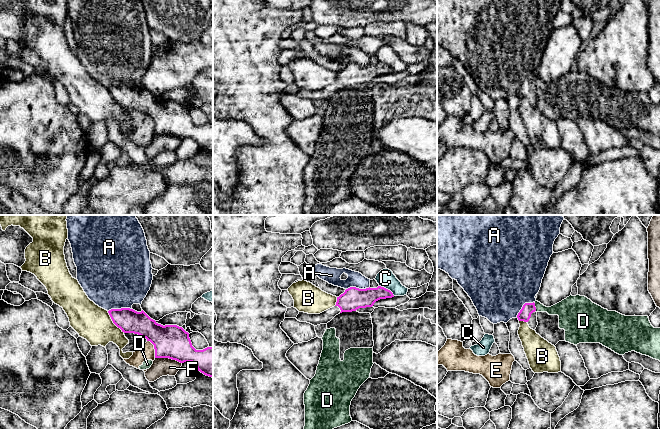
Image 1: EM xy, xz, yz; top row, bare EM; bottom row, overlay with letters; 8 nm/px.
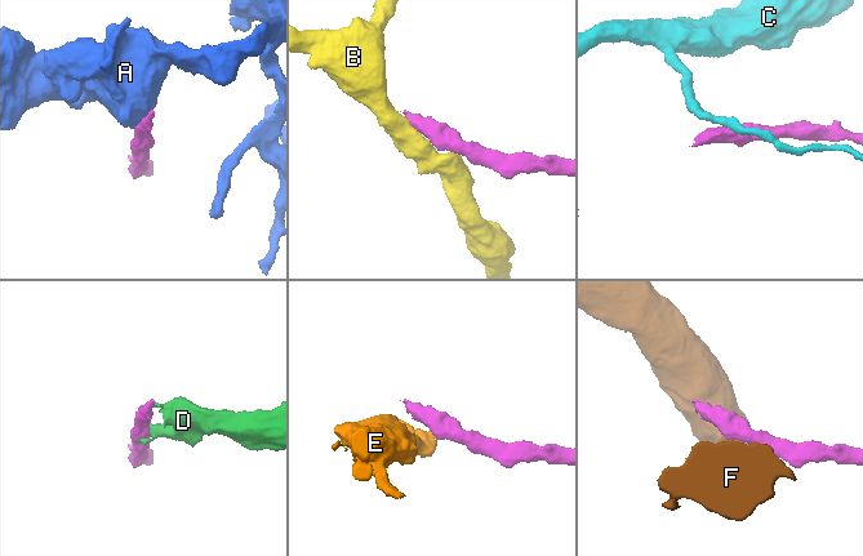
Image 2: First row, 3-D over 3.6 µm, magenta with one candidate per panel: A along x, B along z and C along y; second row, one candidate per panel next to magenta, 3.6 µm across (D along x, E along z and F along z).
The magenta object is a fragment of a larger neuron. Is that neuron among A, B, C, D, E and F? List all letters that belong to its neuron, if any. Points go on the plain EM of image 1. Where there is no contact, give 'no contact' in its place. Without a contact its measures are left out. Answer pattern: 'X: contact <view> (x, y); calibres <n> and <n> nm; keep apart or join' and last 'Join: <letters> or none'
A: contact xy (119, 85); calibres 190 and 480 nm; keep apart
B: contact xy (113, 98); calibres 190 and 280 nm; keep apart
C: contact xz (387, 65); calibres 160 and 150 nm; keep apart
D: contact yz (534, 82); calibres 100 and 150 nm; keep apart
E: contact xy (154, 124); calibres 280 and 120 nm; keep apart
F: contact xy (168, 133); calibres 280 and 140 nm; keep apart
Join: none

